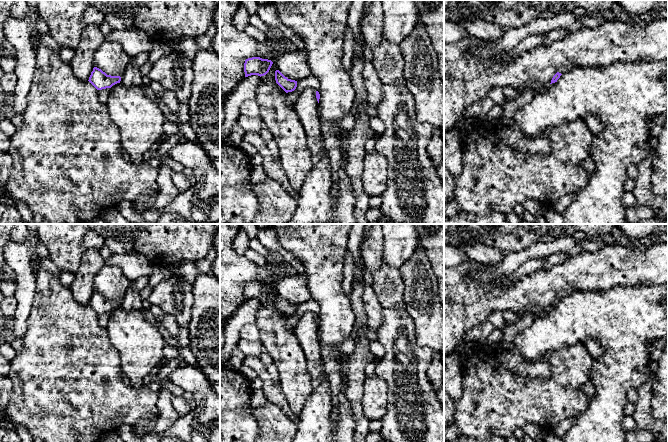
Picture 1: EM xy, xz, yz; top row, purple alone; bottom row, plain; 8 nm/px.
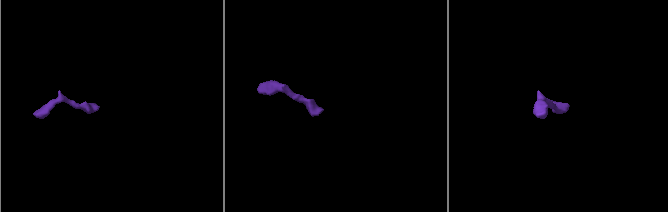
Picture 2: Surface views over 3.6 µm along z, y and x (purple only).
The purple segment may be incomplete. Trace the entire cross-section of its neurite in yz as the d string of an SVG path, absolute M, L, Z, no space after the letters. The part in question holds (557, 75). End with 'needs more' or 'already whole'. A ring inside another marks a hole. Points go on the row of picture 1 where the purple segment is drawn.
M565 64L563 66L561 66L558 70L558 72L553 76L551 83L555 83L557 82L557 80L560 78L560 76L566 72L569 72L573 69L573 66L571 66L570 64Z; needs more

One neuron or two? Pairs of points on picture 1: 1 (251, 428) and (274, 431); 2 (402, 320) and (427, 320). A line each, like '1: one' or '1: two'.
1: two
2: two

